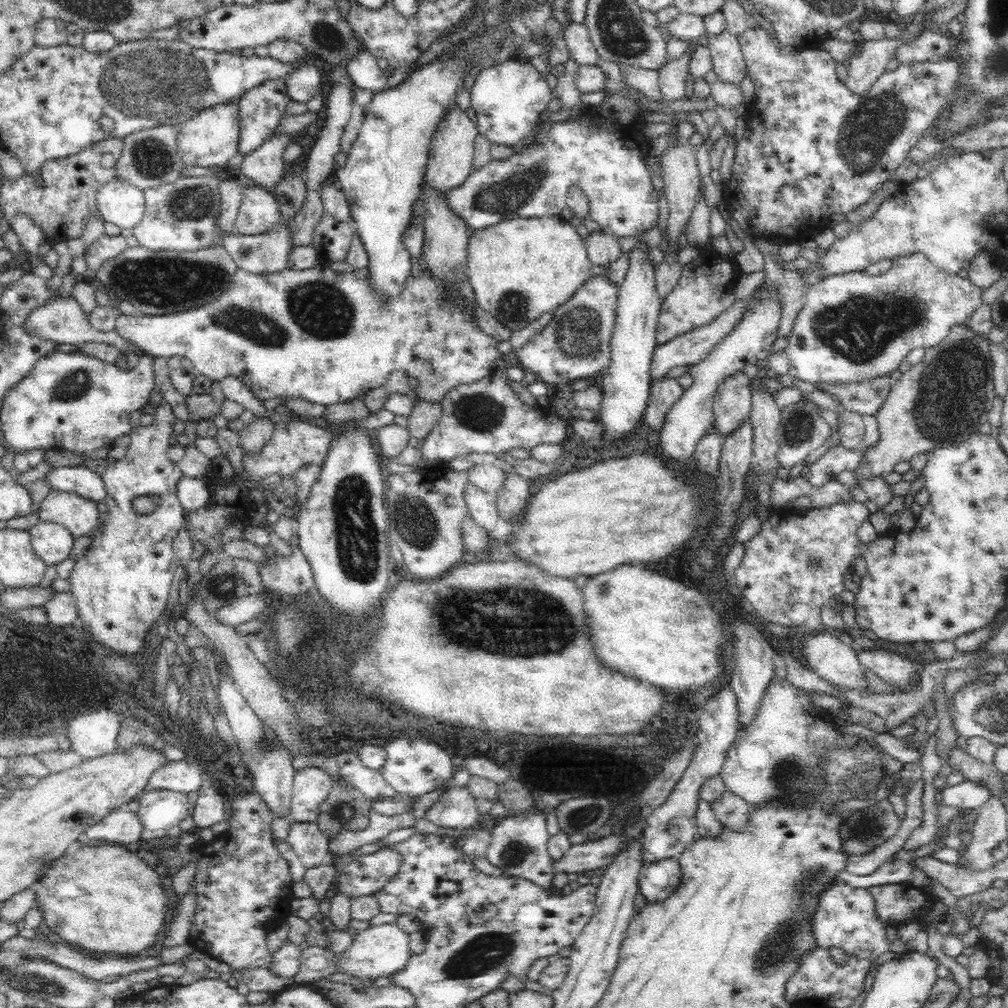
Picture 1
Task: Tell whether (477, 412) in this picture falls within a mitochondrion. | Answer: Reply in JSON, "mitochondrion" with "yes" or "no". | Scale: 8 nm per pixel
{"mitochondrion":"yes"}

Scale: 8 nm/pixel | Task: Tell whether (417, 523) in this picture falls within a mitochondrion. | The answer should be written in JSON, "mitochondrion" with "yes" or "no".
{"mitochondrion":"yes"}

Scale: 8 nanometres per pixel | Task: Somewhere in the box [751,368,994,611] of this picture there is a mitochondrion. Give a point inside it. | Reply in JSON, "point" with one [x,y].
{"point":[799,426]}

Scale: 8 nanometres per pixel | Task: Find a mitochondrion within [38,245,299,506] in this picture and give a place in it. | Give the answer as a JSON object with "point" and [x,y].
{"point":[156,282]}

